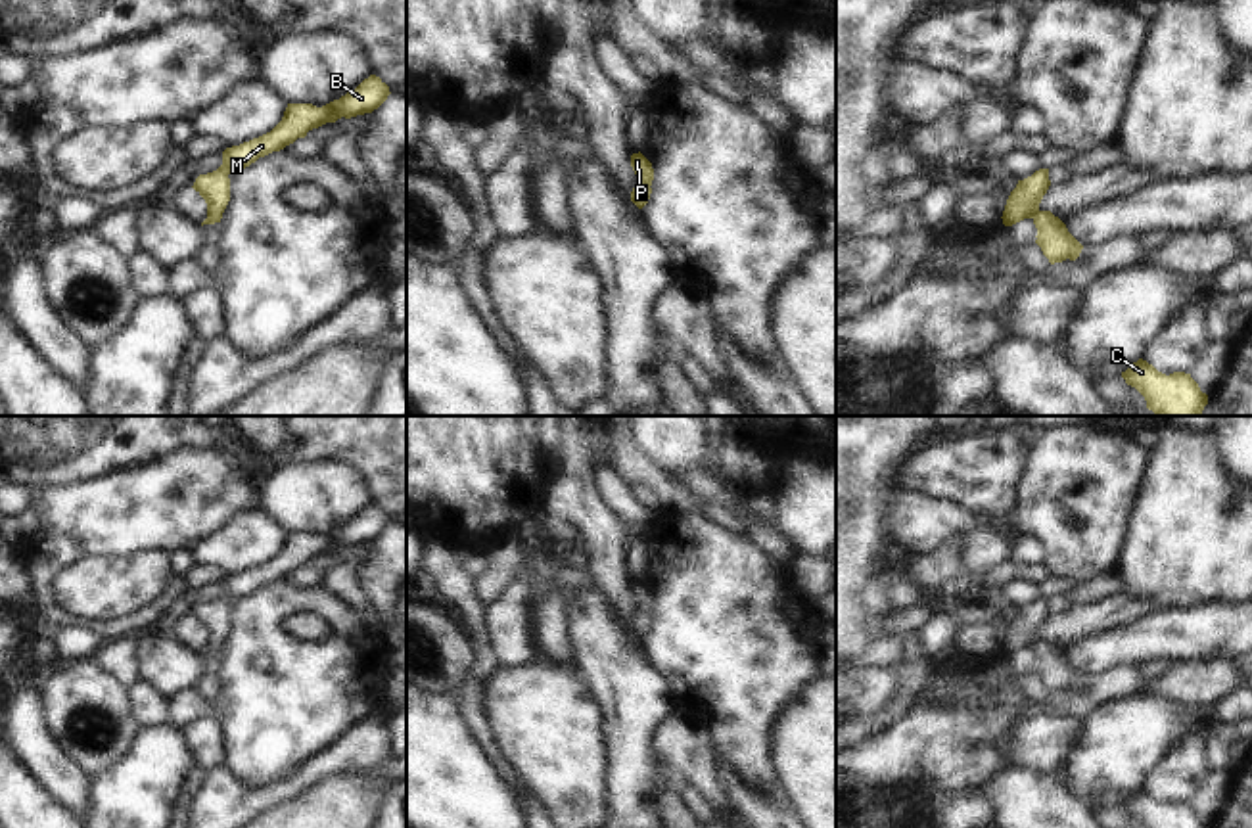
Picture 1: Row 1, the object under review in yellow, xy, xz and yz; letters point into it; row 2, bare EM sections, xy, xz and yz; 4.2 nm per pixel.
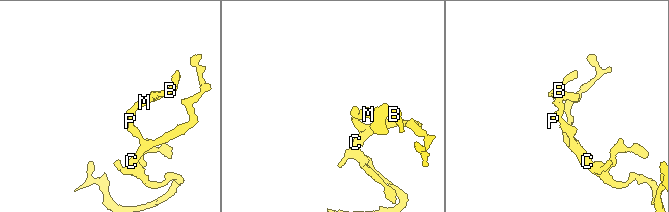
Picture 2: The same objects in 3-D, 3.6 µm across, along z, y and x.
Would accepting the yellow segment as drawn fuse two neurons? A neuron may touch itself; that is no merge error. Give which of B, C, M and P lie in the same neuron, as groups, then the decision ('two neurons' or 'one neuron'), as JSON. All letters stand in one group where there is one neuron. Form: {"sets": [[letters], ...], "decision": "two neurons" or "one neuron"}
{"sets": [["B", "C", "M", "P"]], "decision": "one neuron"}

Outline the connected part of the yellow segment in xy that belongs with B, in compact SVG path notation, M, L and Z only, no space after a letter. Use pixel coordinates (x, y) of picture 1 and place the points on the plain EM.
M370 504L355 519L322 537L313 533L288 533L282 550L270 562L240 575L226 577L222 581L222 594L217 600L196 608L192 617L207 632L207 648L201 656L220 652L230 631L228 604L232 600L245 598L259 586L284 579L297 567L305 567L309 560L326 552L336 552L341 546L351 548L372 542L387 529L389 523L389 516L380 506Z

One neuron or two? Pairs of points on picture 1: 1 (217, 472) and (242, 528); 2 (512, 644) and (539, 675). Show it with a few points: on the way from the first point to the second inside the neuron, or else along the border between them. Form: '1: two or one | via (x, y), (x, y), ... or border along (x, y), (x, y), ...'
1: two | border along (252, 506), (232, 512), (200, 539)
2: two | border along (539, 658), (499, 669)

